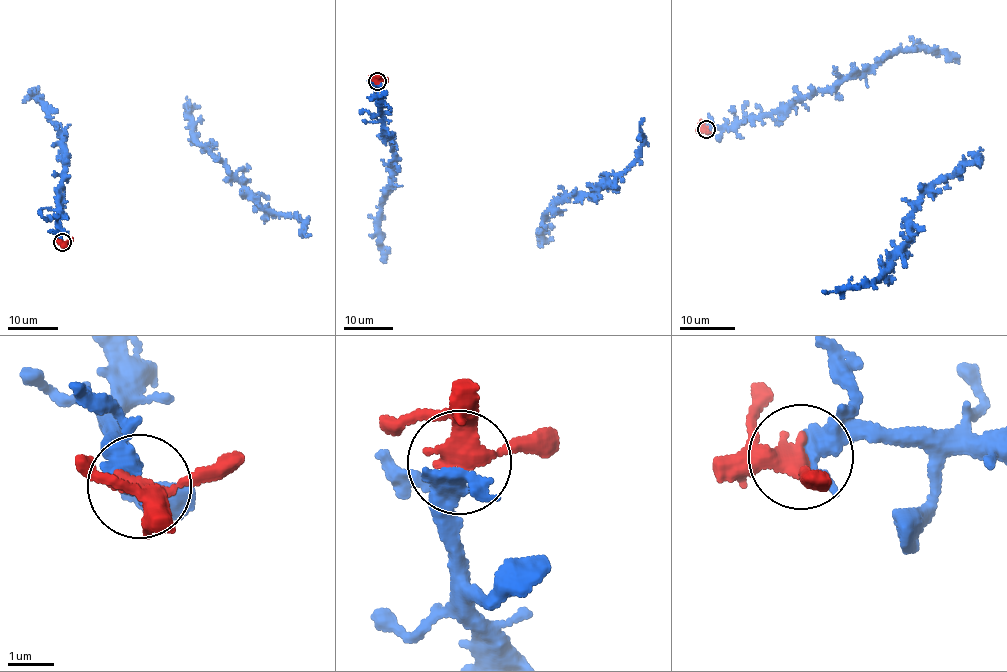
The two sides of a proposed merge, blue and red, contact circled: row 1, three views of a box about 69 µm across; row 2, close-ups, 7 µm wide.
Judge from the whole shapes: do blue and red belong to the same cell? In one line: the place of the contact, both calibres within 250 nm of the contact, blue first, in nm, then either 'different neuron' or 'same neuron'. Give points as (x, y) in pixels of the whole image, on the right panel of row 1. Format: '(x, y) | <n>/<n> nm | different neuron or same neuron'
(706, 129) | 360/280 nm | same neuron

